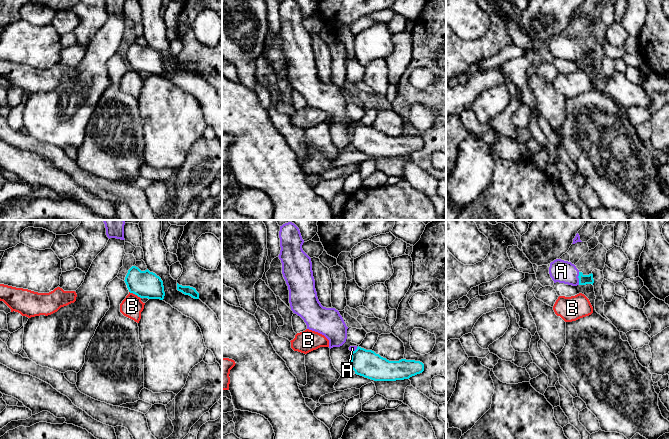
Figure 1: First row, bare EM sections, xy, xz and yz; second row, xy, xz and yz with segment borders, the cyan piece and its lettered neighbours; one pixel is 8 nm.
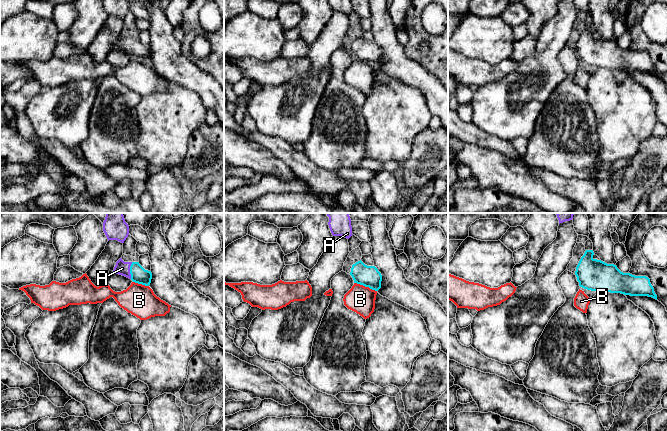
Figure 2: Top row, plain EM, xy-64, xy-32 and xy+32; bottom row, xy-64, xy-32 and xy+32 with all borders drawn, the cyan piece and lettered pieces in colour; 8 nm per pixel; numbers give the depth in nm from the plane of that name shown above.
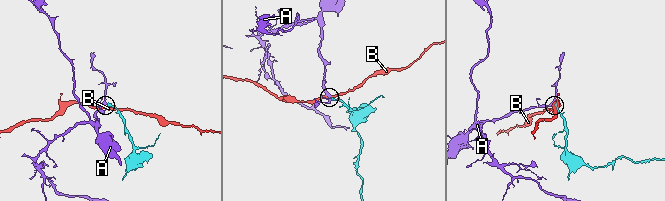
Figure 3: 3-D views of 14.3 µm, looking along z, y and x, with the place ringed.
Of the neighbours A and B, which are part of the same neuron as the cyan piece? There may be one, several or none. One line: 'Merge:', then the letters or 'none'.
Merge: A

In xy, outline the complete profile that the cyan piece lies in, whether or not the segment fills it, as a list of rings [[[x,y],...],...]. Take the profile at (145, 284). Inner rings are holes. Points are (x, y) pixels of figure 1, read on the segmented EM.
[[[132,266],[128,270],[124,281],[129,292],[140,298],[164,299],[163,281],[148,269],[141,271],[138,267]]]

